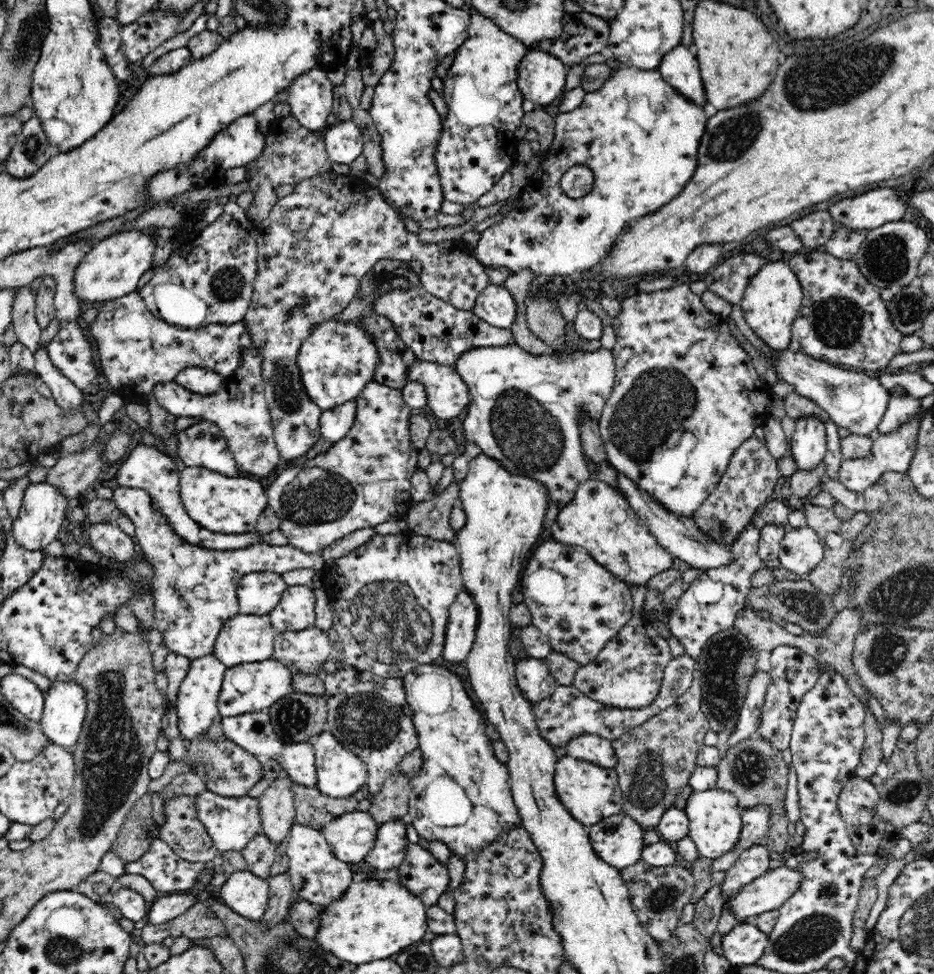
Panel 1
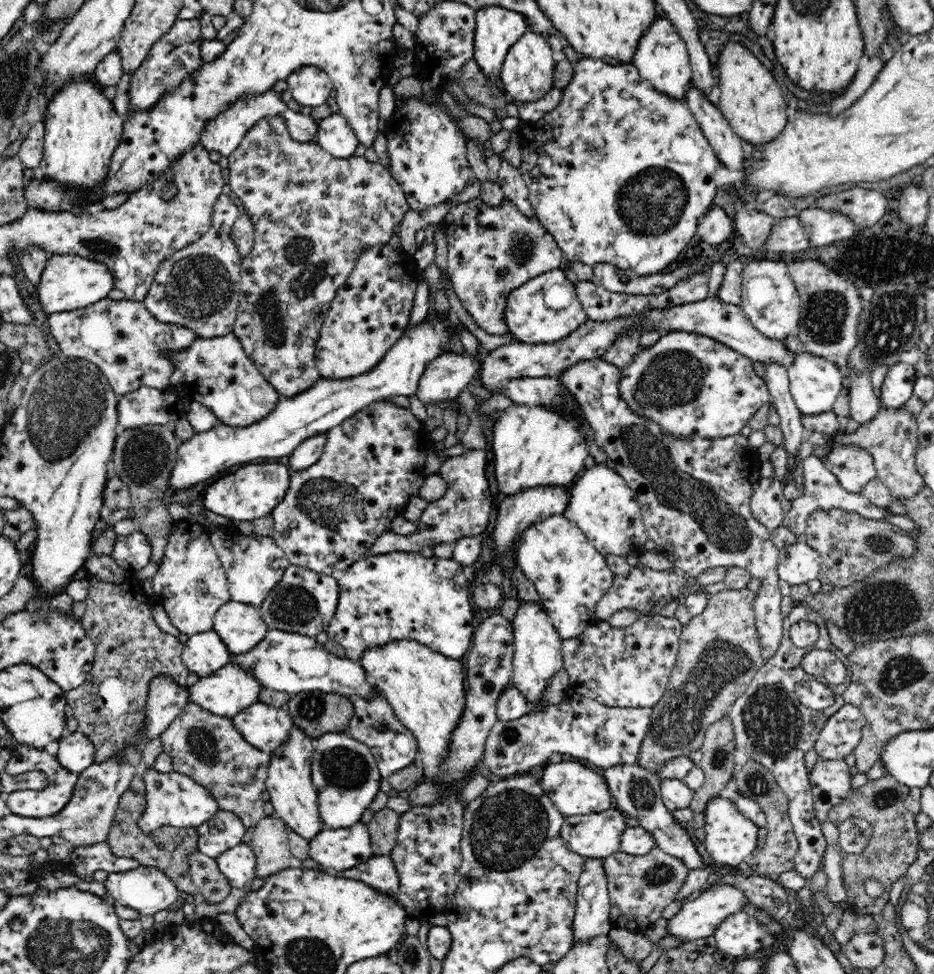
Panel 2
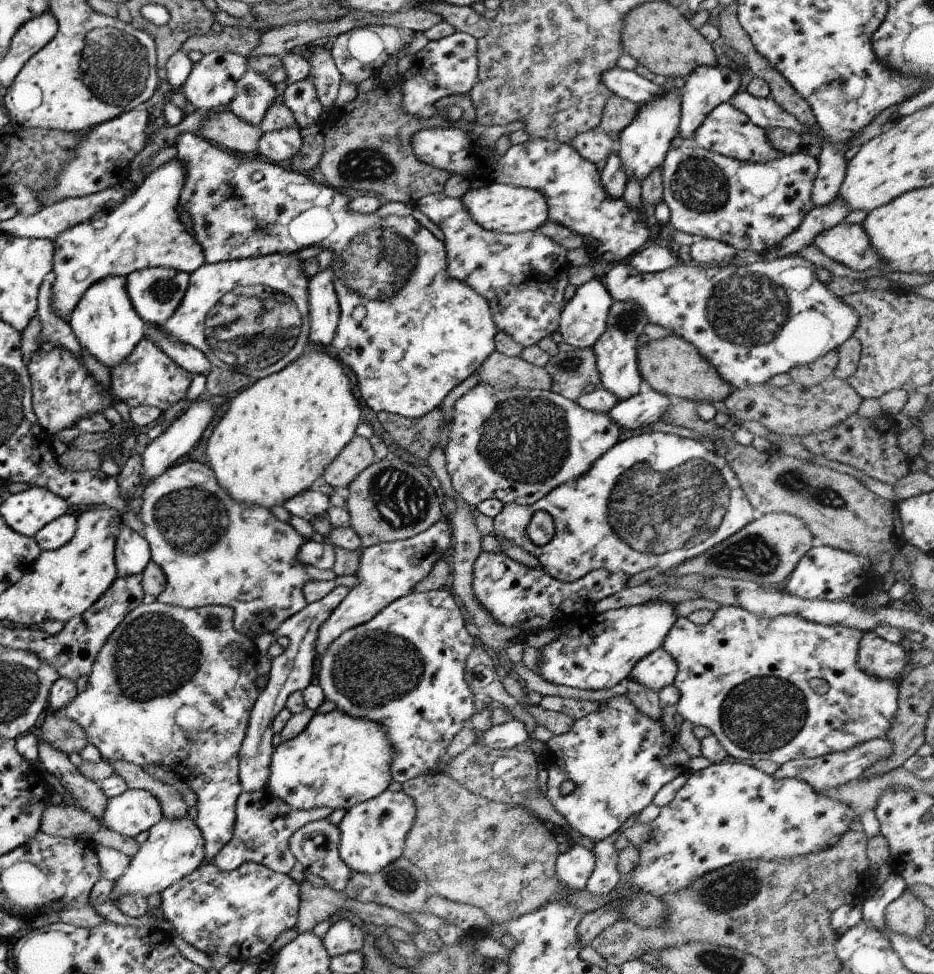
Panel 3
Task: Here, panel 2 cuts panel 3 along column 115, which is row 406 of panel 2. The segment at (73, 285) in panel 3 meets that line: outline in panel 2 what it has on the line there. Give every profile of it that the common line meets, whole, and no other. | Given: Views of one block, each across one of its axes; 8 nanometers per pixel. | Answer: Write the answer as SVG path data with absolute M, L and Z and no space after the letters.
M232 332L222 337L198 337L188 350L174 352L172 361L184 372L191 400L206 406L219 422L234 428L250 426L266 418L277 405L279 394L248 358L239 338Z

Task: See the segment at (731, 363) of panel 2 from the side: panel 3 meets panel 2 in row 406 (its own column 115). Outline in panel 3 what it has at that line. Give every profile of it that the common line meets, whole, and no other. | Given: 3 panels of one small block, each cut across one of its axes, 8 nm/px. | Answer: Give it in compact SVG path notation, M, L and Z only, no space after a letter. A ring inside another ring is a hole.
M157 600L149 604L138 604L123 617L123 620L117 624L113 632L106 638L105 644L99 649L96 660L88 674L87 688L83 692L77 693L74 700L64 709L57 711L74 720L83 729L88 744L93 744L100 752L100 758L109 764L113 761L127 761L141 768L147 767L148 764L165 765L190 786L190 790L195 793L197 799L195 806L197 818L195 818L194 823L204 838L205 859L203 864L211 862L213 856L219 852L219 849L232 834L234 804L242 791L238 779L238 752L245 736L250 710L257 695L262 691L262 688L260 689L256 685L258 675L255 671L255 663L260 655L257 653L252 639L237 632L232 627L232 616L233 611L229 607L219 605L186 609L172 604L160 603ZM211 617L218 618L216 626L209 626L207 620Z

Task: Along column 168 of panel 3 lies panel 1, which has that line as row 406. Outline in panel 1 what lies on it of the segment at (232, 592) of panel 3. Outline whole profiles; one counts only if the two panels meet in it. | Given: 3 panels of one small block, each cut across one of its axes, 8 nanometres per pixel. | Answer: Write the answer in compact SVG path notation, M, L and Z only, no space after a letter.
M514 343L506 346L480 347L469 350L454 364L456 372L458 372L462 381L468 386L468 393L470 393L470 404L467 406L467 414L462 421L464 438L466 441L479 446L483 455L492 457L492 459L498 461L506 471L510 471L510 474L522 475L522 477L528 477L544 484L546 491L548 491L548 507L556 505L558 510L562 510L574 498L578 485L592 478L582 448L581 424L586 419L592 419L592 421L596 421L596 423L599 422L602 409L609 399L616 382L615 364L616 361L613 353L610 350L604 349L604 347L600 347L594 352L575 350L574 352L559 354L558 352L549 351L540 355L534 355Z

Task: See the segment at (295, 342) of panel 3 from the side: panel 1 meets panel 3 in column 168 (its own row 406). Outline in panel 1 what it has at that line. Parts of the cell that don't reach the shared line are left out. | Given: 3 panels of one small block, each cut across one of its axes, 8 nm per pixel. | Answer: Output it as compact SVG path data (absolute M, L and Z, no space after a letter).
M322 321L308 334L296 354L296 365L300 369L304 389L322 412L357 398L372 381L374 366L378 362L378 349L374 347L374 341L356 321Z

